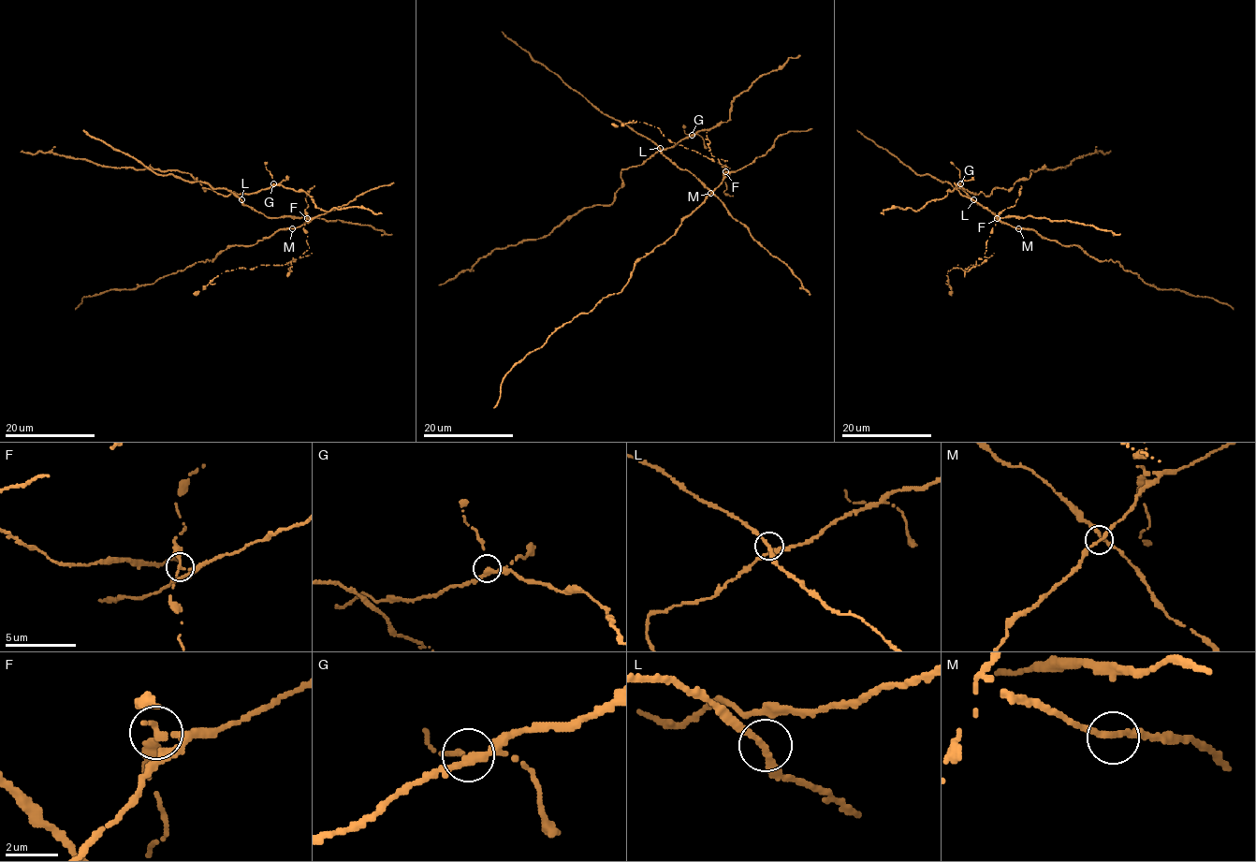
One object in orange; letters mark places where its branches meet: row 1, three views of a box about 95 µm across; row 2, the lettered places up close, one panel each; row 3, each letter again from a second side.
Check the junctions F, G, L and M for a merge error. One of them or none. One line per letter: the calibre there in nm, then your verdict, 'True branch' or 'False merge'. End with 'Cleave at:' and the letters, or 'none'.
F: Thickness 200 nm. False merge
G: Thickness 240 nm. True branch
L: Thickness 200 nm. True branch
M: Thickness 220 nm. True branch
Cleave at: F

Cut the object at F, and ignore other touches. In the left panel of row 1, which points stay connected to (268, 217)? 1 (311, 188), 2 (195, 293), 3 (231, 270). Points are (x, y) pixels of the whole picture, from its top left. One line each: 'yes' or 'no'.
1: no
2: no
3: no

